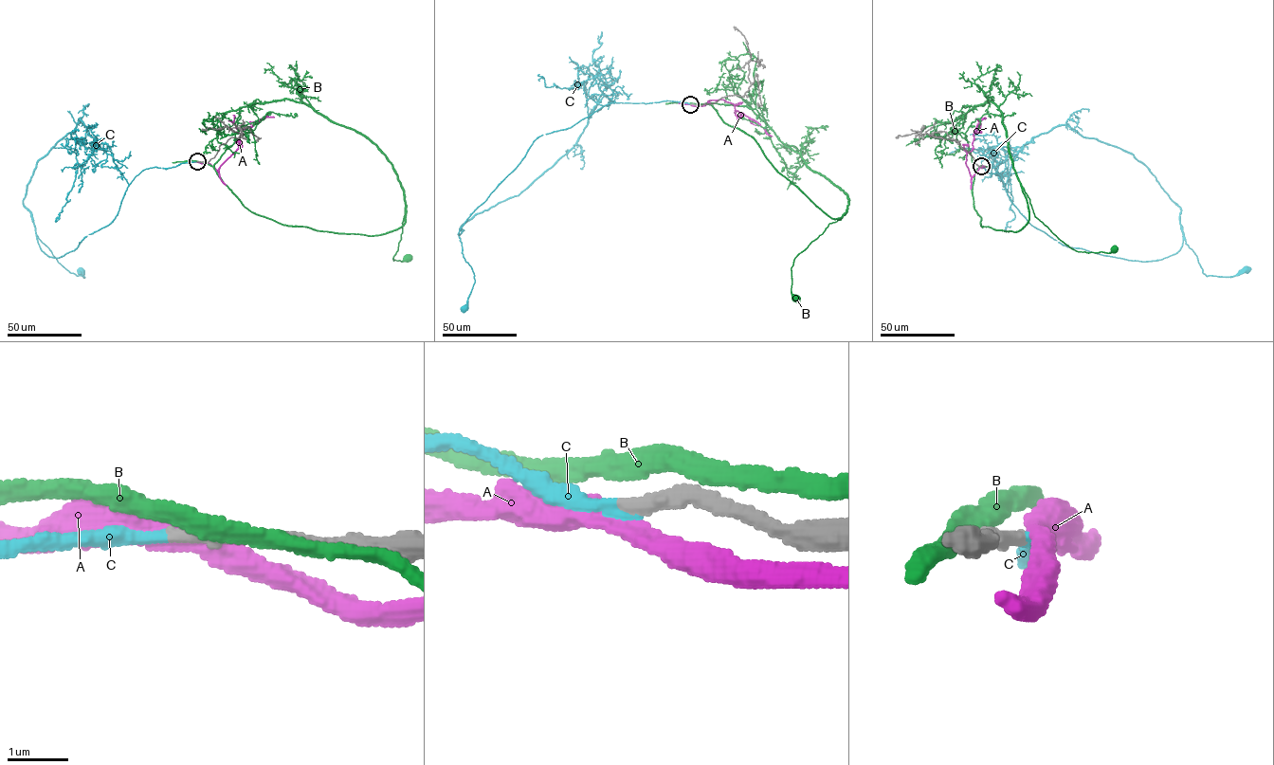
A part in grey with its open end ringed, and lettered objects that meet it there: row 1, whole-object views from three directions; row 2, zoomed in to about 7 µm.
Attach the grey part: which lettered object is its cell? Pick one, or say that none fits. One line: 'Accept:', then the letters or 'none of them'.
Accept: C

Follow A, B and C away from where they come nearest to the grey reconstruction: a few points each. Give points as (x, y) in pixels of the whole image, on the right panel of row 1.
A: (981, 166), (972, 176), (965, 162), (973, 147), (975, 129), (986, 118)
B: (980, 166), (971, 191), (981, 227), (1021, 229), (1029, 217), (1023, 187), (1034, 216), (1072, 249), (1114, 247)
C: (981, 166), (1000, 174), (1006, 190), (1018, 151), (1066, 125), (1147, 168), (1180, 209), (1203, 273), (1246, 269)

